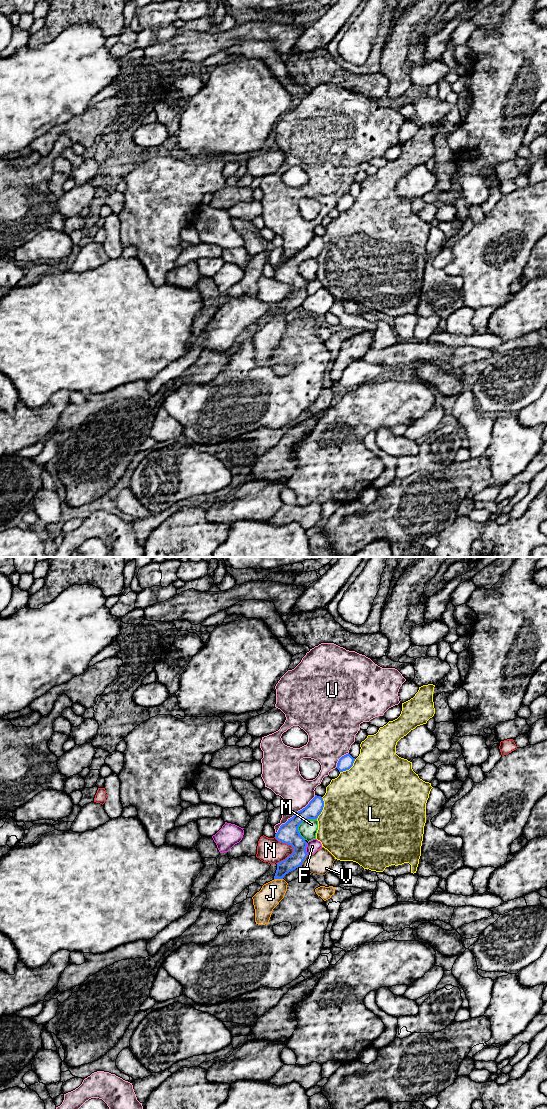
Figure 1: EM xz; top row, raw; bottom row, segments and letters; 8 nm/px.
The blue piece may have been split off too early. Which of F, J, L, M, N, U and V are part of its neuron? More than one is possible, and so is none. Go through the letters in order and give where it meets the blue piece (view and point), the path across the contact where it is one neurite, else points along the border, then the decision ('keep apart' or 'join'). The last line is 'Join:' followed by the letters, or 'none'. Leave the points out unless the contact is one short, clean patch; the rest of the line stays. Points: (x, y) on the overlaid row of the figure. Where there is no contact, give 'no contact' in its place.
F: meets blue in xz at (305, 849); keep apart
J: meets blue in xz at (278, 878); runs through xz (295, 860), (278, 878), (278, 886), (271, 893); join
L: meets blue in xz at (322, 808); keep apart
M: meets blue in xz at (300, 823); keep apart
N: meets blue in xz at (293, 848); keep apart
U: meets blue in xz at (295, 814); keep apart
V: meets blue in xz at (304, 859); border along xz (307, 854), (300, 866); keep apart
Join: J

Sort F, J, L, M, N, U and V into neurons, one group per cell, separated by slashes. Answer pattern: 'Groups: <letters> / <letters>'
Groups: F / J / L / M / N / U / V

